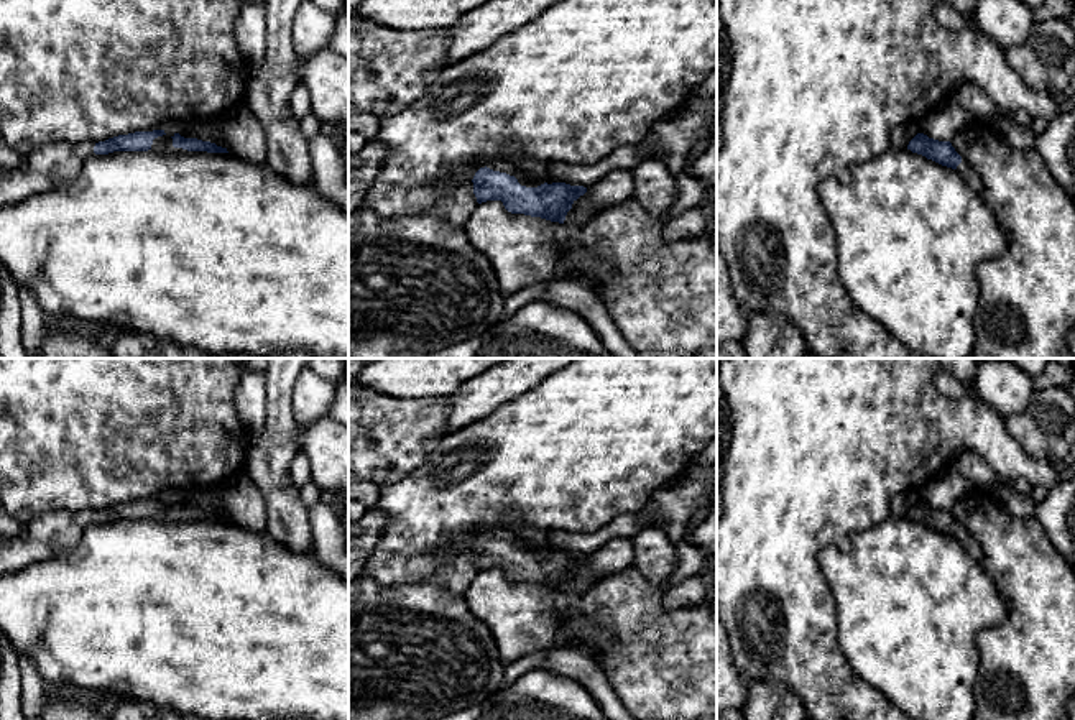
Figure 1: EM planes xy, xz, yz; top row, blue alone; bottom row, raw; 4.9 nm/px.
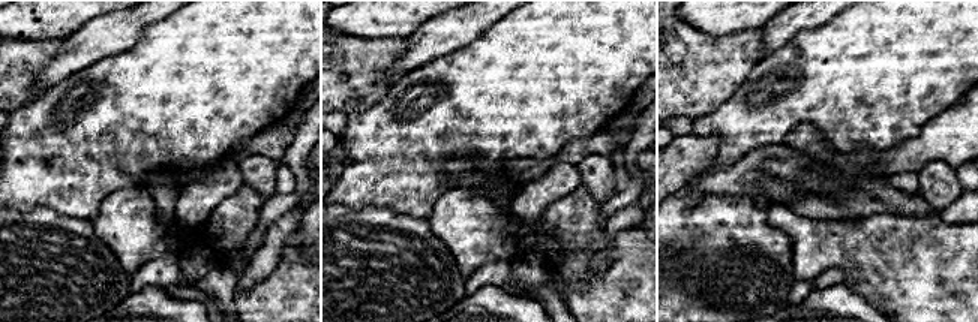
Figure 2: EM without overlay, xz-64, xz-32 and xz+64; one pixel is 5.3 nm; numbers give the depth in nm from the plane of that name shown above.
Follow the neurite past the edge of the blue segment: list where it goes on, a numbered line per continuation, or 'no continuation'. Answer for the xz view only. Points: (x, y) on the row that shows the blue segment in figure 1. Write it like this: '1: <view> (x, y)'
1: xz (503, 165)

